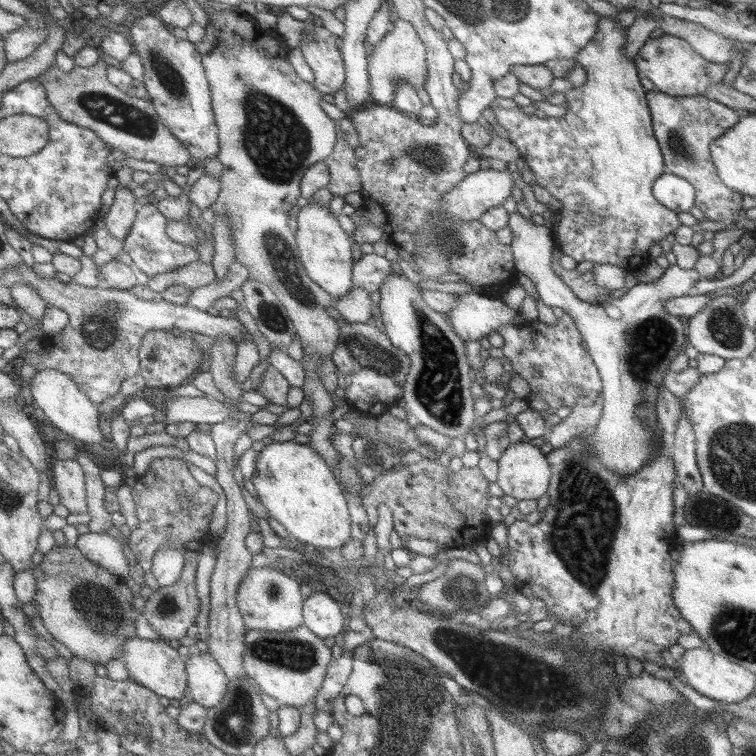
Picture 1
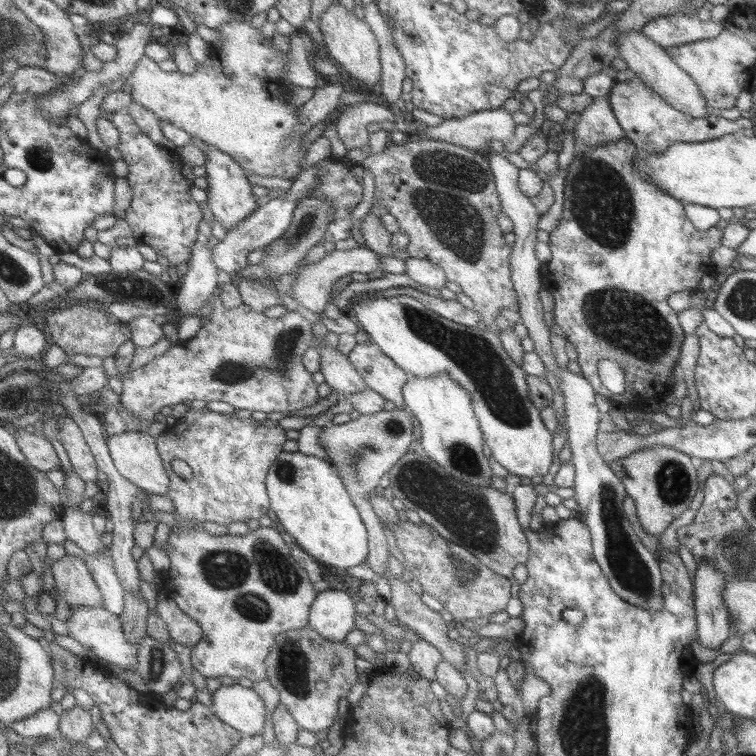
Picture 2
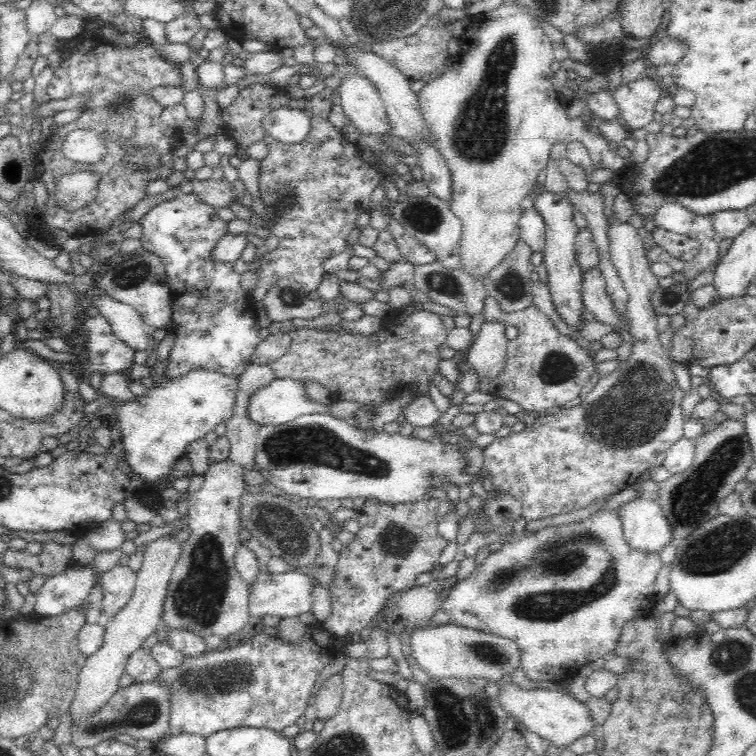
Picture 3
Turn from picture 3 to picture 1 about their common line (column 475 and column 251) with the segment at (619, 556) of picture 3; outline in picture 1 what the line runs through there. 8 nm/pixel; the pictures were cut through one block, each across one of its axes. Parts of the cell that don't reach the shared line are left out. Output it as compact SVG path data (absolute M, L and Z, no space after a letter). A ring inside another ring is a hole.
M273 564L249 568L239 584L238 604L246 630L285 632L301 626L301 594L295 579L275 572Z

